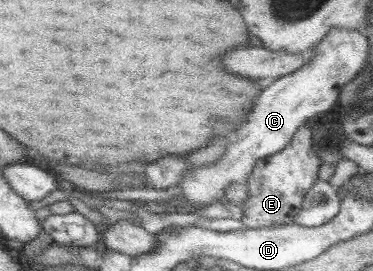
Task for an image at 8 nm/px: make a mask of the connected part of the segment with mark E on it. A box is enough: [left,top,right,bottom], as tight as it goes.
[241,123,323,229]

